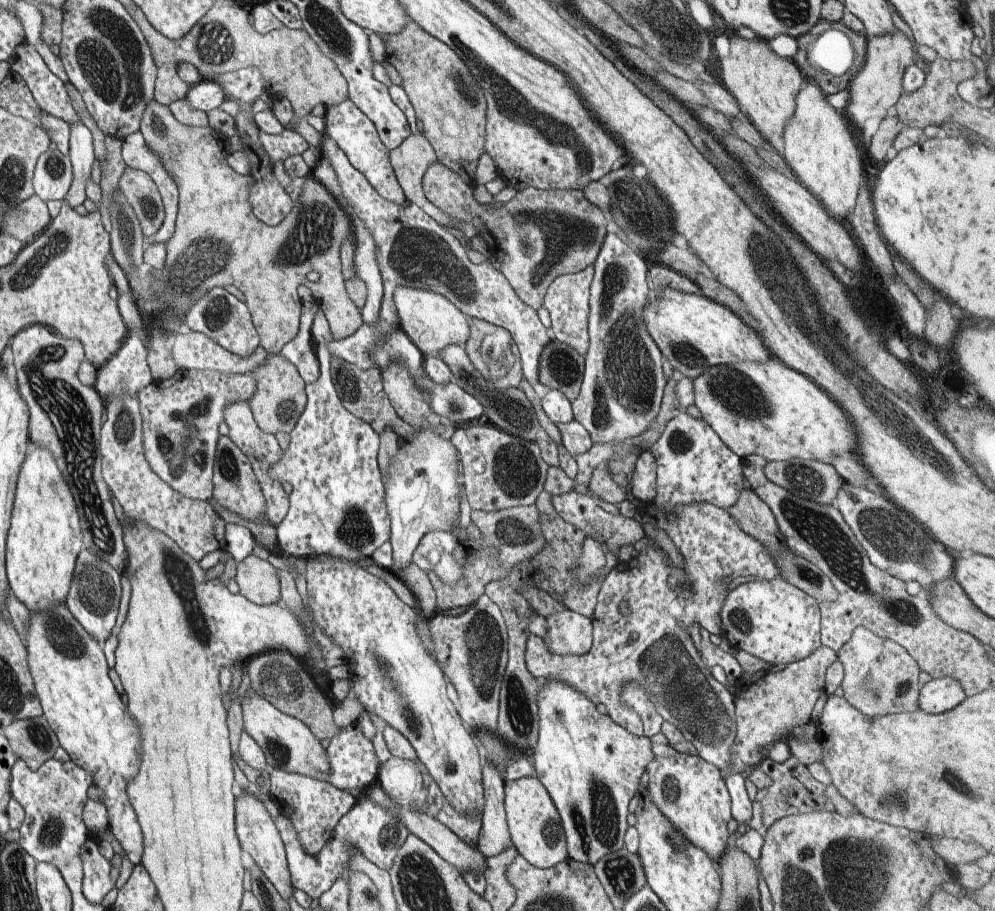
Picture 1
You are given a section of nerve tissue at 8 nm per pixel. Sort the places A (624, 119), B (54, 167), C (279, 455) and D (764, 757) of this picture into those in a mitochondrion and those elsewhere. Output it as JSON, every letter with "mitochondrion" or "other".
{"A":"other","B":"mitochondrion","C":"other","D":"other"}

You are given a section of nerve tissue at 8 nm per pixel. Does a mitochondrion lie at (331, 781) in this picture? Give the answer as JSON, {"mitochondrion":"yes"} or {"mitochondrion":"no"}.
{"mitochondrion":"no"}

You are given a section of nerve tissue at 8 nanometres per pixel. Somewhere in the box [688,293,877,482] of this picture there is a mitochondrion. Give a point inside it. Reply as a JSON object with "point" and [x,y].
{"point":[735,391]}

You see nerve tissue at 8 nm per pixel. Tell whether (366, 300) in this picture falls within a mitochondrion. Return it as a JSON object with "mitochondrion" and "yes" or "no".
{"mitochondrion":"no"}

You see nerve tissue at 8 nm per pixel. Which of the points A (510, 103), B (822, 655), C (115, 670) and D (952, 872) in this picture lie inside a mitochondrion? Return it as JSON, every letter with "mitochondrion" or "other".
{"A":"mitochondrion","B":"other","C":"other","D":"other"}

